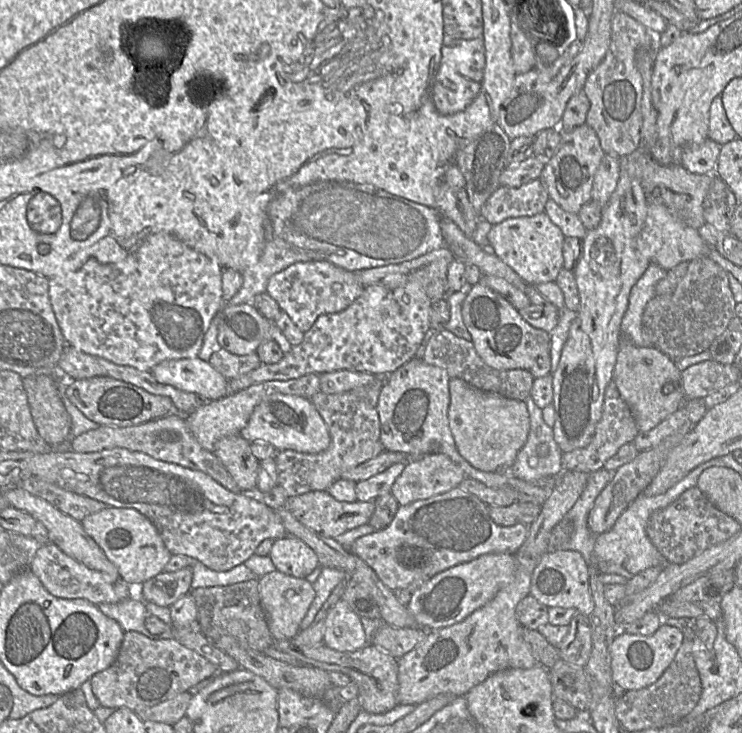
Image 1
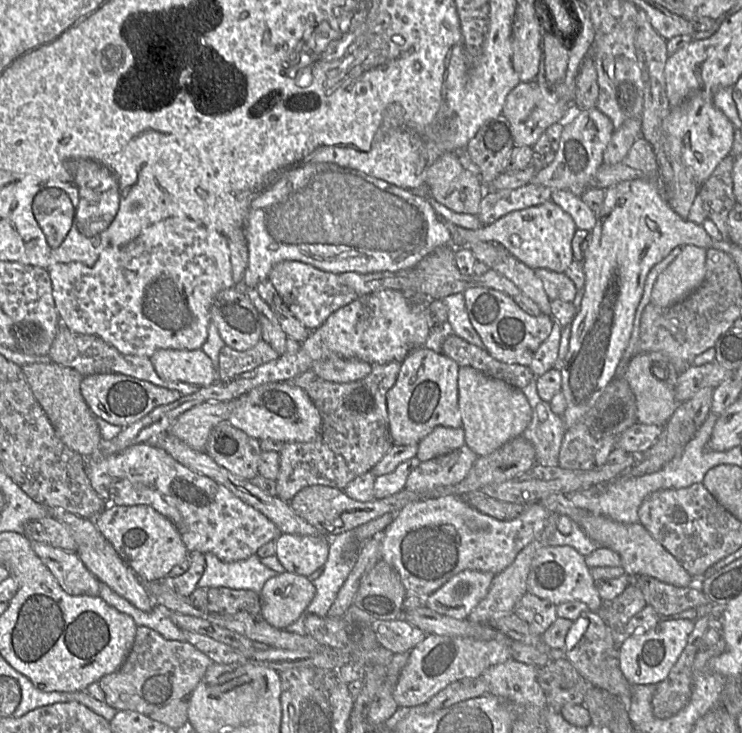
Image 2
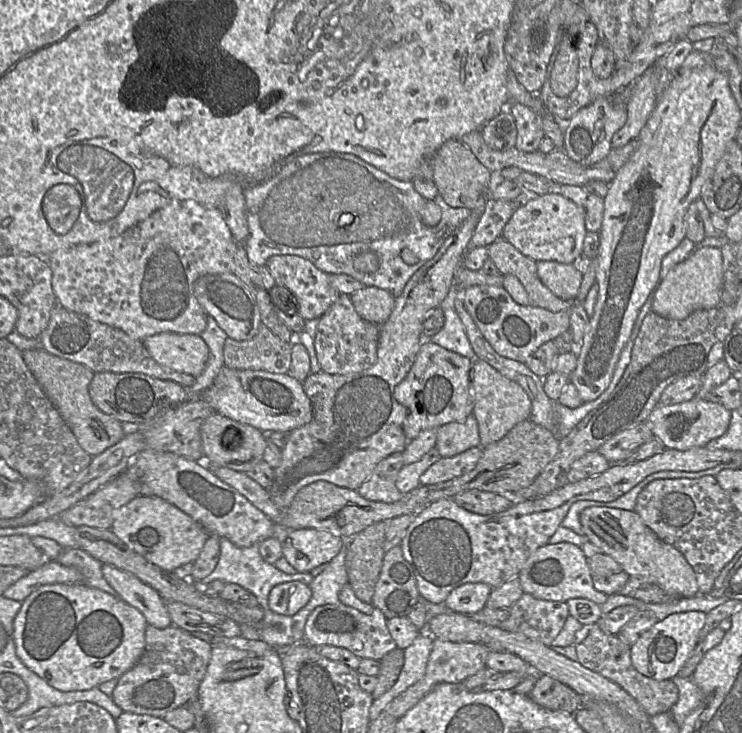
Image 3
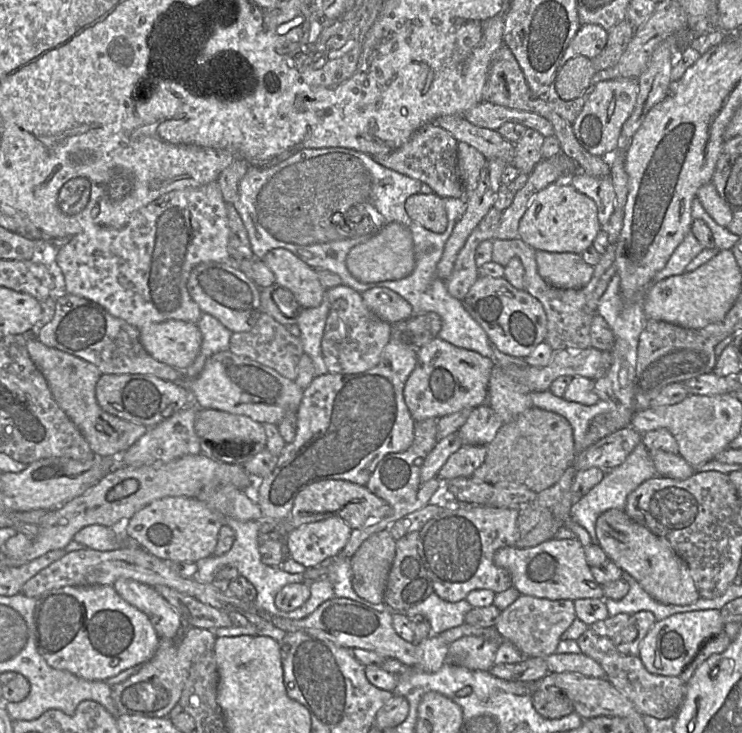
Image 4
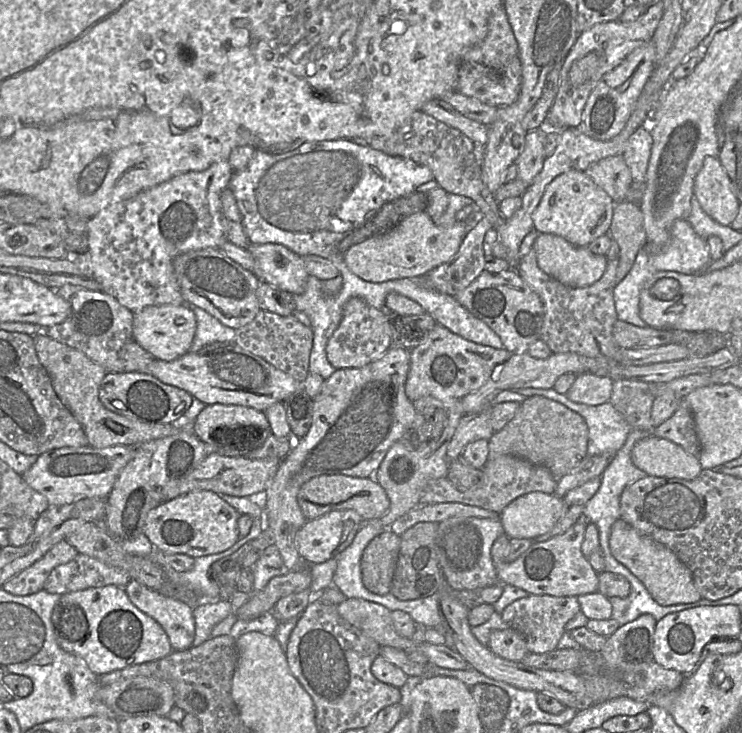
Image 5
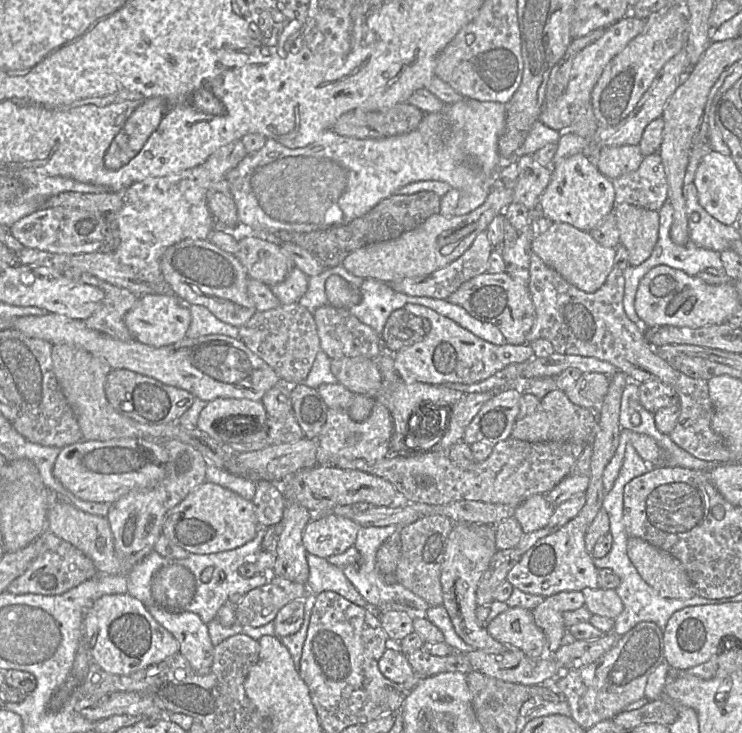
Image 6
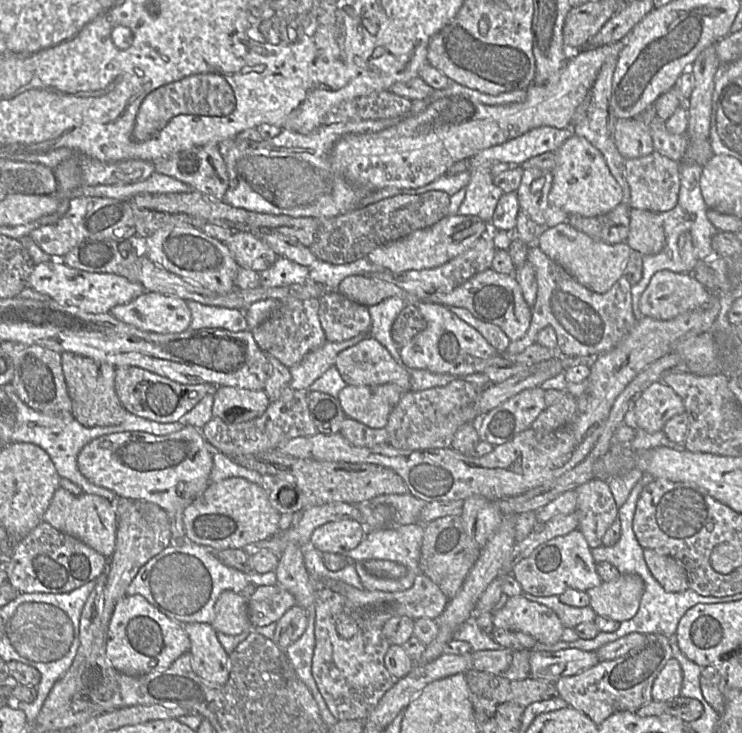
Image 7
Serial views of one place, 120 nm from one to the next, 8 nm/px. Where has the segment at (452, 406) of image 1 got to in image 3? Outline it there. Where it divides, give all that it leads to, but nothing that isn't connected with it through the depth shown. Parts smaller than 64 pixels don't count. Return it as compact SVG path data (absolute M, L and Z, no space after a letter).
M472 359L470 381L474 398L472 415L478 423L482 448L499 441L518 423L530 419L532 404L525 390L485 361Z

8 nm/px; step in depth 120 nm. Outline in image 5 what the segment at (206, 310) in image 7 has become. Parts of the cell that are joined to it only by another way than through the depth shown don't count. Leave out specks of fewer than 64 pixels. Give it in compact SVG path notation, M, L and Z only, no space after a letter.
M191 307L196 318L196 332L190 352L197 352L214 342L234 342L235 329L223 325L219 320L199 307Z

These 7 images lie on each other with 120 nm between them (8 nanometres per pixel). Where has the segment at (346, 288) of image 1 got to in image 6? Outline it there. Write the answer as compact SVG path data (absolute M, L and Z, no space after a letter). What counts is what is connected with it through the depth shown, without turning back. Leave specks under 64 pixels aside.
M245 232L238 236L237 242L235 256L244 266L249 278L261 281L269 287L285 280L294 267L292 259L274 240Z

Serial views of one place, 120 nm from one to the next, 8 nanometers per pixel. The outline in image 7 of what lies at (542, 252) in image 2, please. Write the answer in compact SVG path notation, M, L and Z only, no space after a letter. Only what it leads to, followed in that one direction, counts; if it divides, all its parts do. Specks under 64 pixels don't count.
M571 133L555 155L549 206L559 208L568 215L594 217L606 214L624 202L622 187L613 177L603 155L584 137Z

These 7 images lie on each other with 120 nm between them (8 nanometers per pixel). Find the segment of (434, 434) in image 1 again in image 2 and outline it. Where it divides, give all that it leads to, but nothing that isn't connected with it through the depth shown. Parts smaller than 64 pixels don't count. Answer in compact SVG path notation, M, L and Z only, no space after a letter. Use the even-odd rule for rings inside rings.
M425 346L409 354L402 362L397 380L386 396L389 431L396 446L419 444L436 427L462 427L462 416L458 403L458 374L460 366L441 352ZM563 493L550 494L542 498L539 503L550 513L563 514L571 518L600 547L617 552L621 558L621 567L630 577L651 576L676 587L691 587L693 577L668 550L652 537L640 522L624 524L606 516L594 514L575 506L569 496Z

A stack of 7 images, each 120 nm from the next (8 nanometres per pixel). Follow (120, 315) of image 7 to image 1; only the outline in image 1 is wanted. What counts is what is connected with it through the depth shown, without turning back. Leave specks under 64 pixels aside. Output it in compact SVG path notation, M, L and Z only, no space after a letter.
M199 357L164 360L151 371L159 383L194 393L202 401L215 401L229 394L228 380Z

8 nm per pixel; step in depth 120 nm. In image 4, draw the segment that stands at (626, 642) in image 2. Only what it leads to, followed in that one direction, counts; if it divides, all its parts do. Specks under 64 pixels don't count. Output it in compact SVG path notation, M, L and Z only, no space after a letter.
M697 610L676 613L664 620L656 621L639 645L638 657L652 674L680 676L688 667L702 645L713 636L724 631L720 610Z

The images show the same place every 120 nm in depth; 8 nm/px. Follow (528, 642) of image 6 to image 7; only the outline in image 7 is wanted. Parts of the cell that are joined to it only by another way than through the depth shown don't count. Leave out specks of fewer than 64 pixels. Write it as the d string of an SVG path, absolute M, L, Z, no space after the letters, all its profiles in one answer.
M523 595L510 597L500 610L493 612L493 624L495 629L523 632L534 637L538 643L545 644L558 642L565 628L551 608L530 601Z

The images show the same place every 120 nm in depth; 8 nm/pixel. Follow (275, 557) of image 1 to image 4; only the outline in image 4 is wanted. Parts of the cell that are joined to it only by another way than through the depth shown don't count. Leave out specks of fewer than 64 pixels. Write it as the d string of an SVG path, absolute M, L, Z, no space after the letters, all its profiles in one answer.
M340 517L302 525L286 537L286 556L306 568L315 567L327 558L338 556L351 532L352 528Z

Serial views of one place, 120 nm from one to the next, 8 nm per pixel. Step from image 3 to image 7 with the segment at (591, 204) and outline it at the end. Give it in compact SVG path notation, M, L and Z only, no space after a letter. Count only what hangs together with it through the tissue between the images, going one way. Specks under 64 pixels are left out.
M619 118L613 126L613 138L623 158L639 158L653 152L653 138L648 124L638 118Z

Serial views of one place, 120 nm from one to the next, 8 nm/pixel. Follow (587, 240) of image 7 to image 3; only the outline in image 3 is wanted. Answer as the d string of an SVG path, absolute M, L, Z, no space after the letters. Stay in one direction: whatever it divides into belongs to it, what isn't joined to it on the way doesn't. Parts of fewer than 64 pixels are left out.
M537 261L537 274L541 282L557 297L575 302L584 274L572 263Z

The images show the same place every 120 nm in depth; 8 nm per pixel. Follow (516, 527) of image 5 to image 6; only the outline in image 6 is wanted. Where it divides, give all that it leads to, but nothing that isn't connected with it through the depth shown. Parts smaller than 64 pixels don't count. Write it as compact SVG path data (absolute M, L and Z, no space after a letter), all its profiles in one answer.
M536 494L519 503L513 517L517 519L524 534L545 527L555 508L548 503L545 496Z

